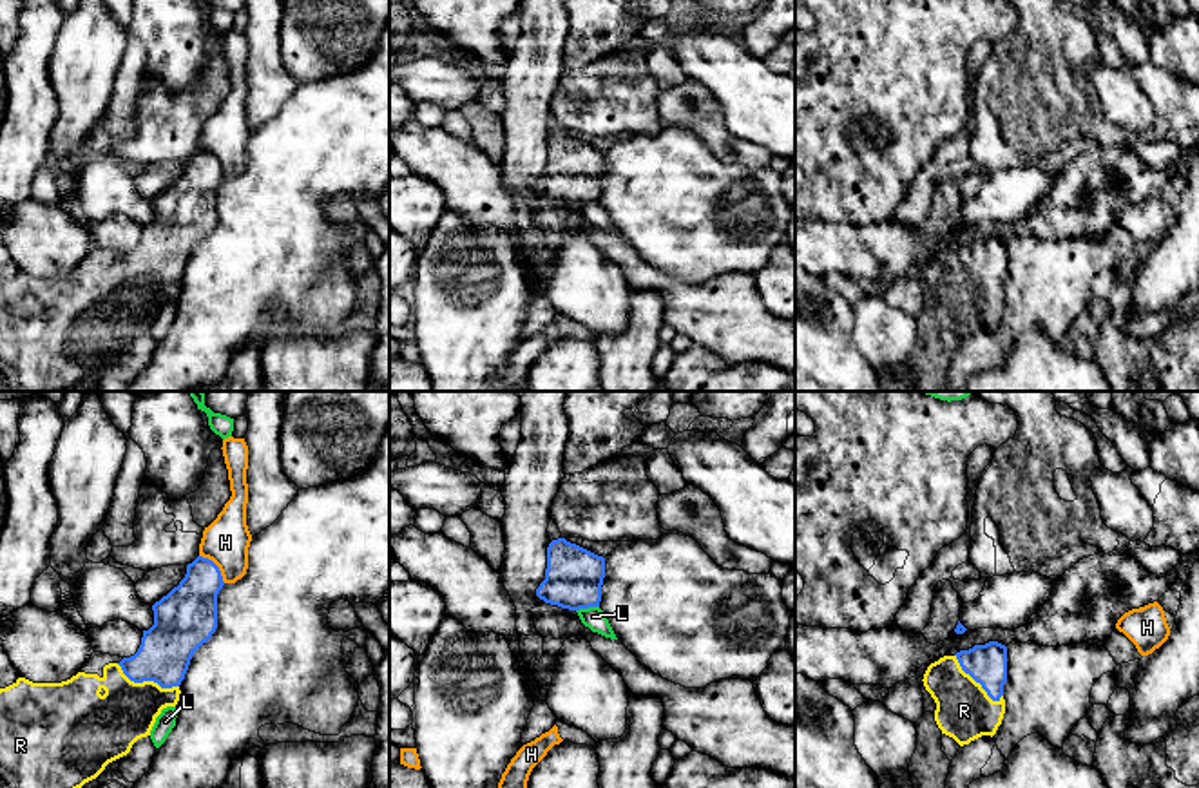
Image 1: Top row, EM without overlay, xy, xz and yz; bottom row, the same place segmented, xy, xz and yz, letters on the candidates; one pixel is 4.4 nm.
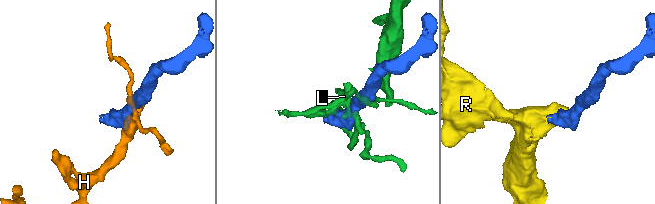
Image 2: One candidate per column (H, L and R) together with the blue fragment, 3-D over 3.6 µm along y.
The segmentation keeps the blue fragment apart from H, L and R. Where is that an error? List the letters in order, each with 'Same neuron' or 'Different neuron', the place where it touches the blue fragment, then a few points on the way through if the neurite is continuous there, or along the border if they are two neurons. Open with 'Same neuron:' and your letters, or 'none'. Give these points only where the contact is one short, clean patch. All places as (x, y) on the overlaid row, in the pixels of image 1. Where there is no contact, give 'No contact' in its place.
Same neuron: R
H: Different neuron. Touches blue at xy (216, 566)
L: Different neuron. Touches blue at xz (587, 607)
R: Same neuron. Touches blue at xy (147, 680)

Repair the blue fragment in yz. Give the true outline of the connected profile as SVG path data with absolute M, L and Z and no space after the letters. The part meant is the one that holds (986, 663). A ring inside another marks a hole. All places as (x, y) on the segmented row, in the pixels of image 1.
M974 645L931 663L924 687L936 703L935 721L960 746L994 735L1005 714L1007 647Z

